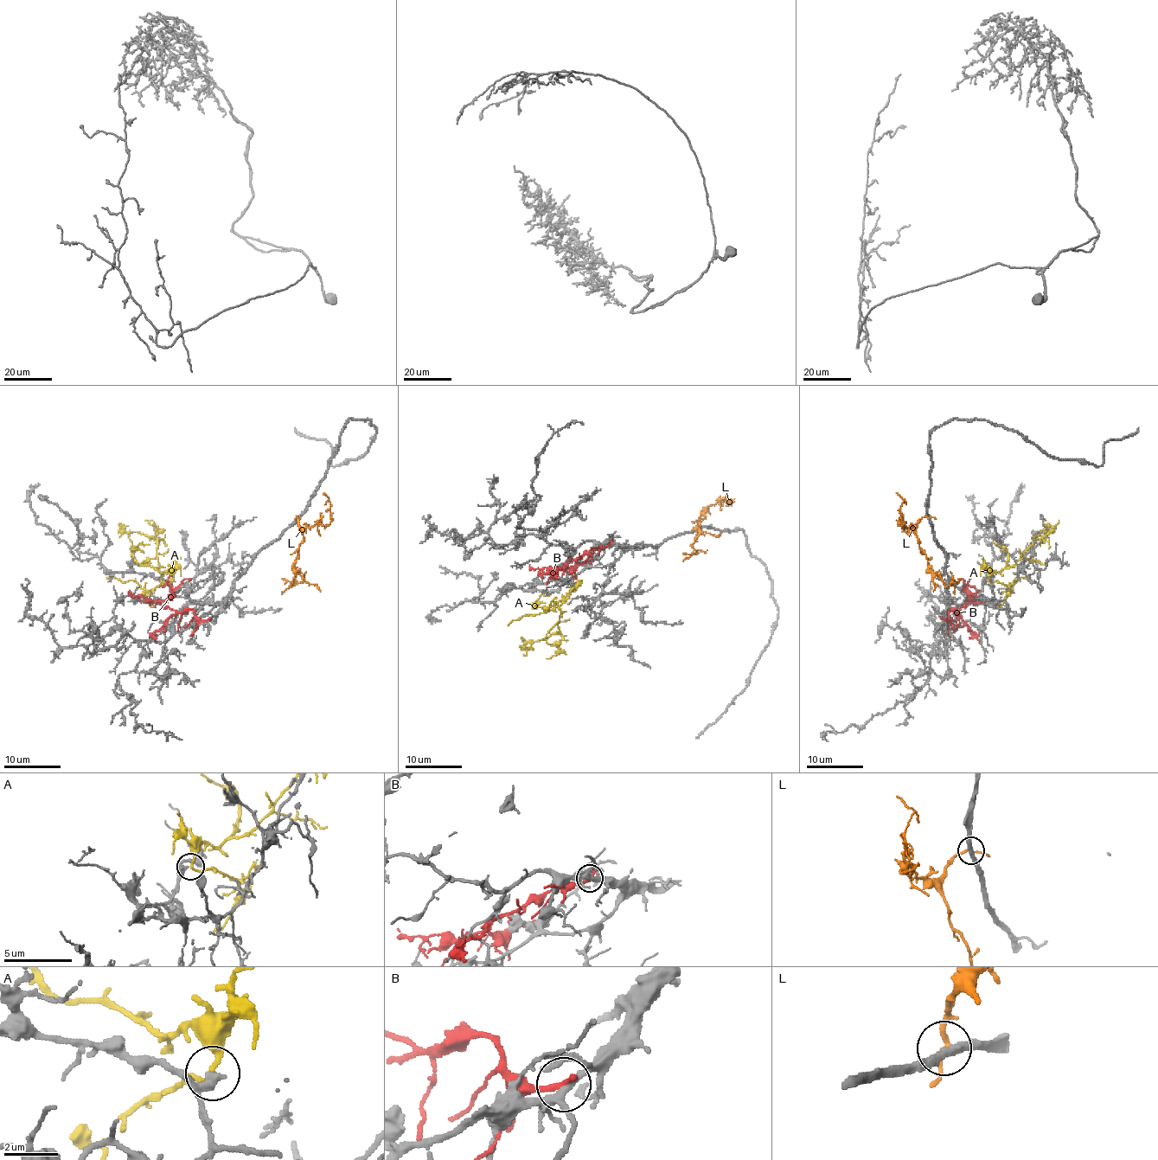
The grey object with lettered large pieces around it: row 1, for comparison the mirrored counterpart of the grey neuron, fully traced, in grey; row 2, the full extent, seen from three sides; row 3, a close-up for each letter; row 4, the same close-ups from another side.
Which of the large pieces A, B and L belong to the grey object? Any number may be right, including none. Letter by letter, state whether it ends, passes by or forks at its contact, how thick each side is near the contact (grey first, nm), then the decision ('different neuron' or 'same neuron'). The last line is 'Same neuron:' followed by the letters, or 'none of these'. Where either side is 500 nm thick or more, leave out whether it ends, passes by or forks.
A: it passes by; 280 nm thick on the grey side, 160 nm on the other; same neuron
B: it ends there; 240 nm thick on the grey side, 260 nm on the other; different neuron
L: it passes by; 300 nm thick on the grey side, 150 nm on the other; different neuron
Same neuron: A

